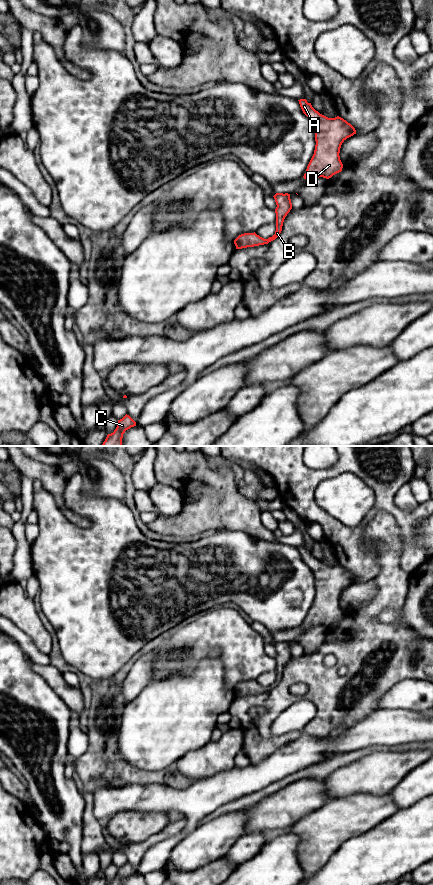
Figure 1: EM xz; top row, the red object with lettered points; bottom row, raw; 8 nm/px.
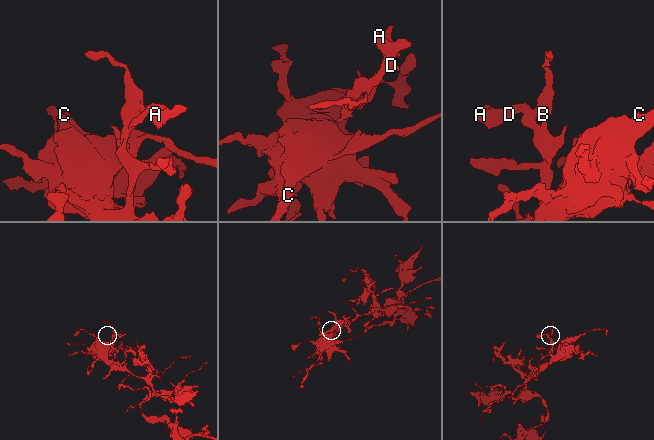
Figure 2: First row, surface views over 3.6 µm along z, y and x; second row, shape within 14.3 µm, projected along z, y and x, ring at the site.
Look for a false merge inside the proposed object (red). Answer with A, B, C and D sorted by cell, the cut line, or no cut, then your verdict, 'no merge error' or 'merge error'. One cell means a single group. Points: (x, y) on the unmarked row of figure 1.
A B C D | no cut | no merge error

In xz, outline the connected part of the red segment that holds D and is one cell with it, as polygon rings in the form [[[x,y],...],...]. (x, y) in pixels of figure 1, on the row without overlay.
[[[306,547],[298,548],[303,561],[311,568],[315,580],[315,598],[314,602],[307,614],[304,627],[316,627],[323,625],[326,627],[331,626],[333,623],[342,619],[343,612],[340,608],[340,596],[342,591],[349,585],[356,582],[355,576],[343,566],[337,564],[335,566],[328,566],[318,559],[316,559],[311,551]]]

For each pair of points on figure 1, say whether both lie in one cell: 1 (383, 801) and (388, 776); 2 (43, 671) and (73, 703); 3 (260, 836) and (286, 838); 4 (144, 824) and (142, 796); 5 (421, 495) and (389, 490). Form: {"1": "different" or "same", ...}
{"1": "different", "2": "same", "3": "different", "4": "different", "5": "different"}

